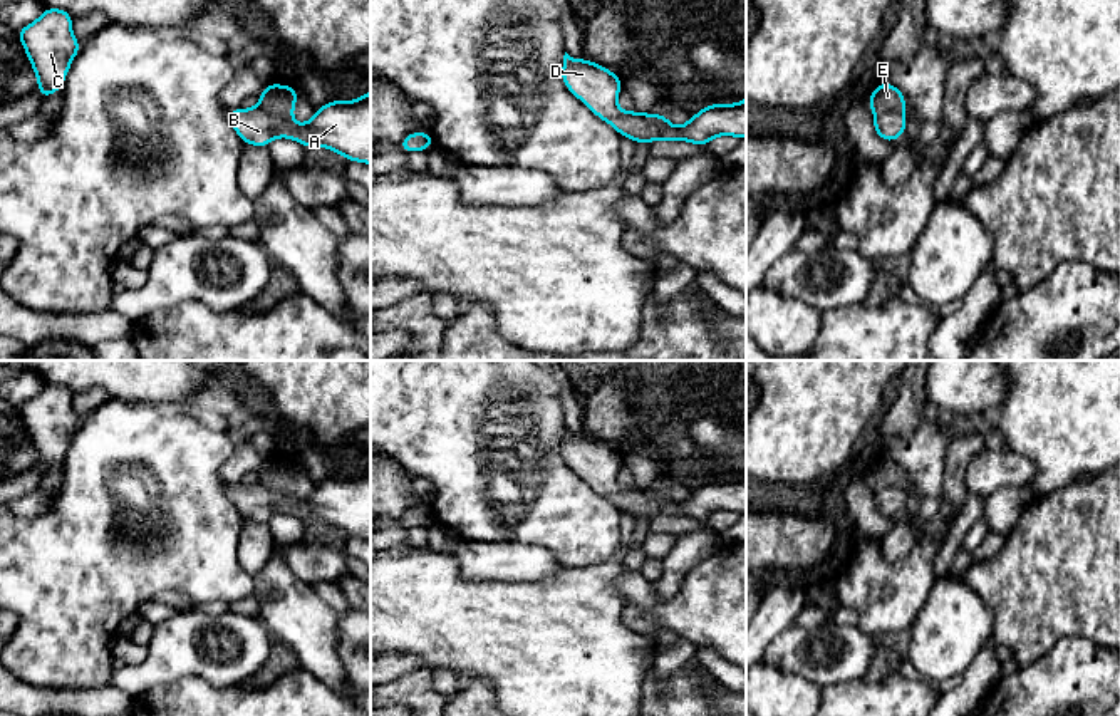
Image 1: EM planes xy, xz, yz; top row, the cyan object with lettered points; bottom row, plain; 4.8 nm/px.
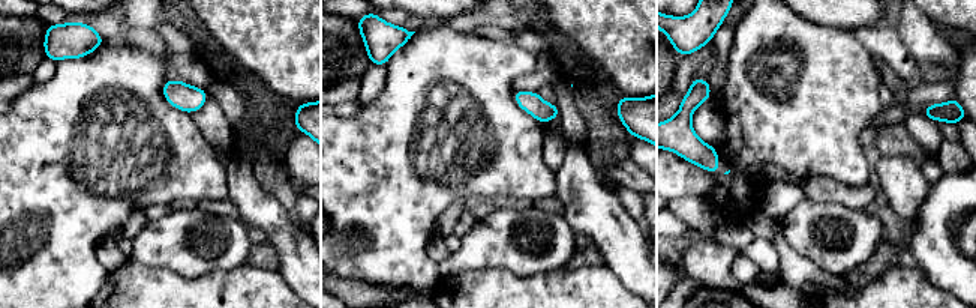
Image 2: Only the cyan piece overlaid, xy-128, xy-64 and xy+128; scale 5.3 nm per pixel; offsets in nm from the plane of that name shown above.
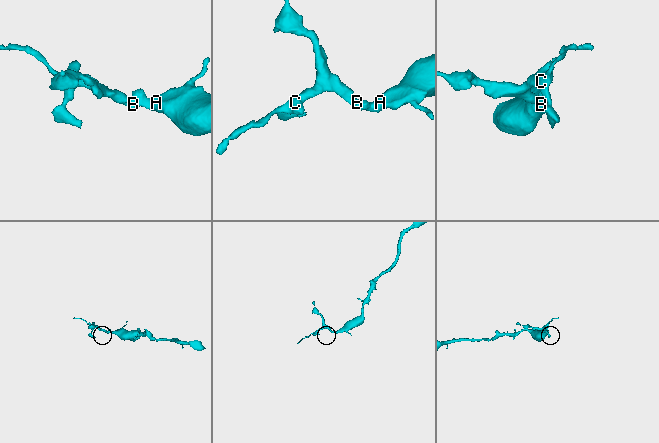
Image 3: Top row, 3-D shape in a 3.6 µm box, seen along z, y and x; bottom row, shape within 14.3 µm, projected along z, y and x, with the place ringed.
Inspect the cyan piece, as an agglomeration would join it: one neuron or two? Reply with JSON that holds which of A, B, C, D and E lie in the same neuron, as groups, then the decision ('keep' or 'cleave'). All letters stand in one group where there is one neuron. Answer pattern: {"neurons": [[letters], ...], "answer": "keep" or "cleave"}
{"neurons": [["A", "B", "C", "D"], ["E"]], "answer": "cleave"}

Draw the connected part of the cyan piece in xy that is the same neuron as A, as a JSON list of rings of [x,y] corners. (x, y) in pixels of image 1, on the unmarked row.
[[[371,464],[355,476],[335,475],[315,485],[307,500],[265,485],[230,485],[228,496],[243,520],[267,523],[275,513],[288,513],[303,523],[324,521],[347,537],[371,540]]]

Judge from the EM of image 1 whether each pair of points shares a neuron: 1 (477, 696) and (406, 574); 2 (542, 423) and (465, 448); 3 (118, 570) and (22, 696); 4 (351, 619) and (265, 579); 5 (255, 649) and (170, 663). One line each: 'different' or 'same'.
1: different
2: same
3: different
4: different
5: same

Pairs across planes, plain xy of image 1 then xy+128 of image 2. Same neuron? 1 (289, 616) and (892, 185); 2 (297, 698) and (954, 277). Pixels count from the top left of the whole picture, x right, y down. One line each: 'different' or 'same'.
1: same
2: different

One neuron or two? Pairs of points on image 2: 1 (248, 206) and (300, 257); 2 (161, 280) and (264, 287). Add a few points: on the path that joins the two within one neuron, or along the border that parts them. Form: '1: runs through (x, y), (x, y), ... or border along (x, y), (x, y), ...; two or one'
1: runs through (261, 214), (291, 244); one
2: runs through (186, 292), (239, 292); one

